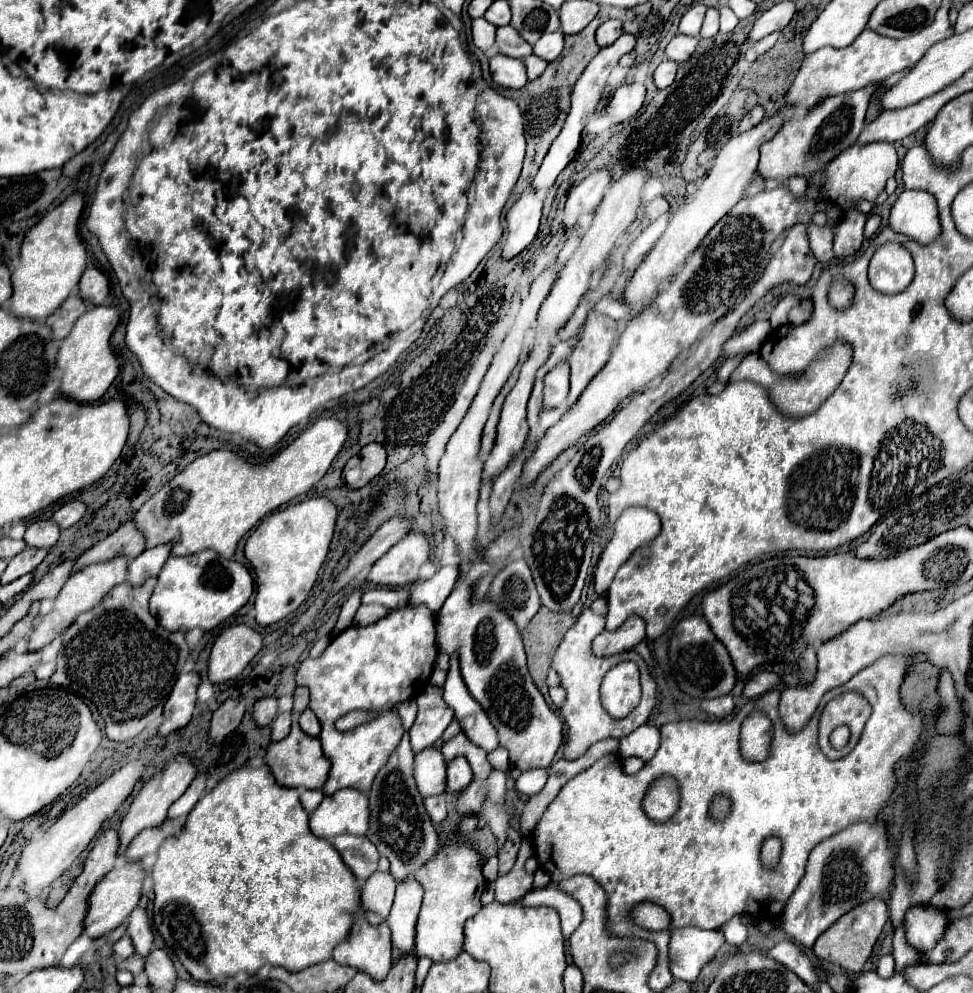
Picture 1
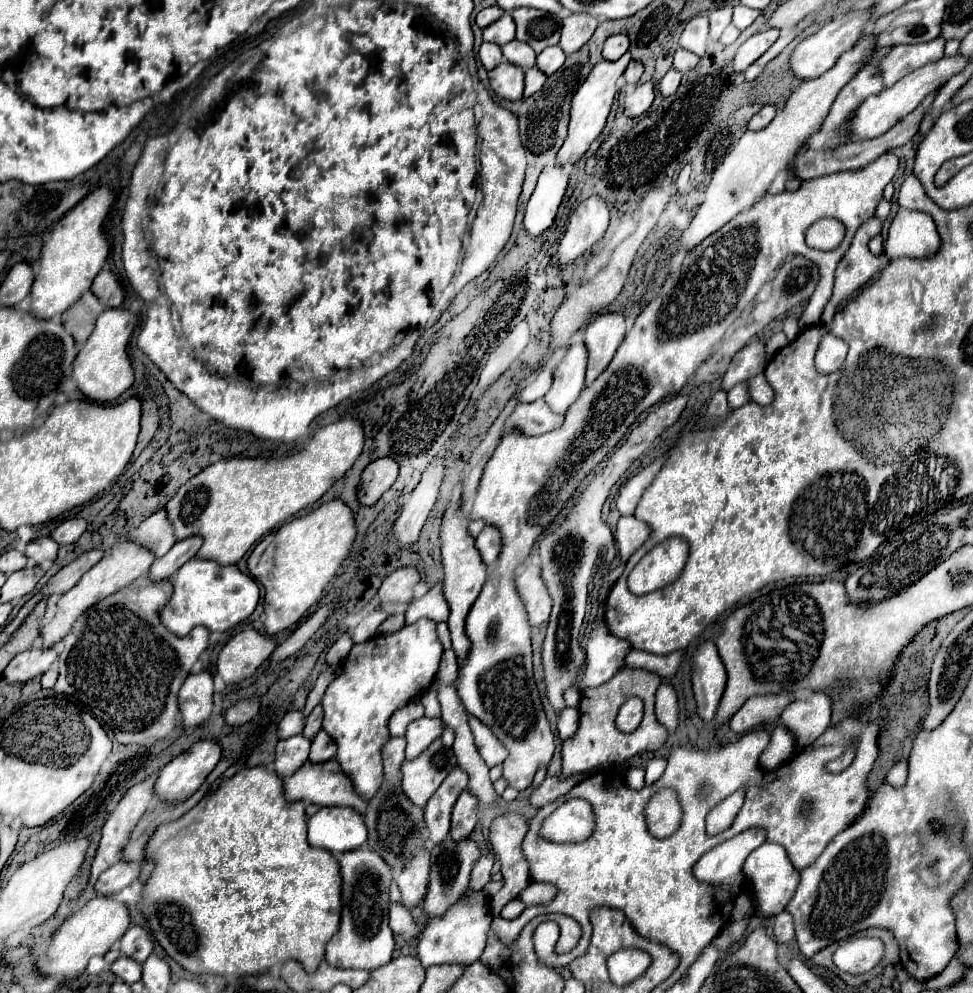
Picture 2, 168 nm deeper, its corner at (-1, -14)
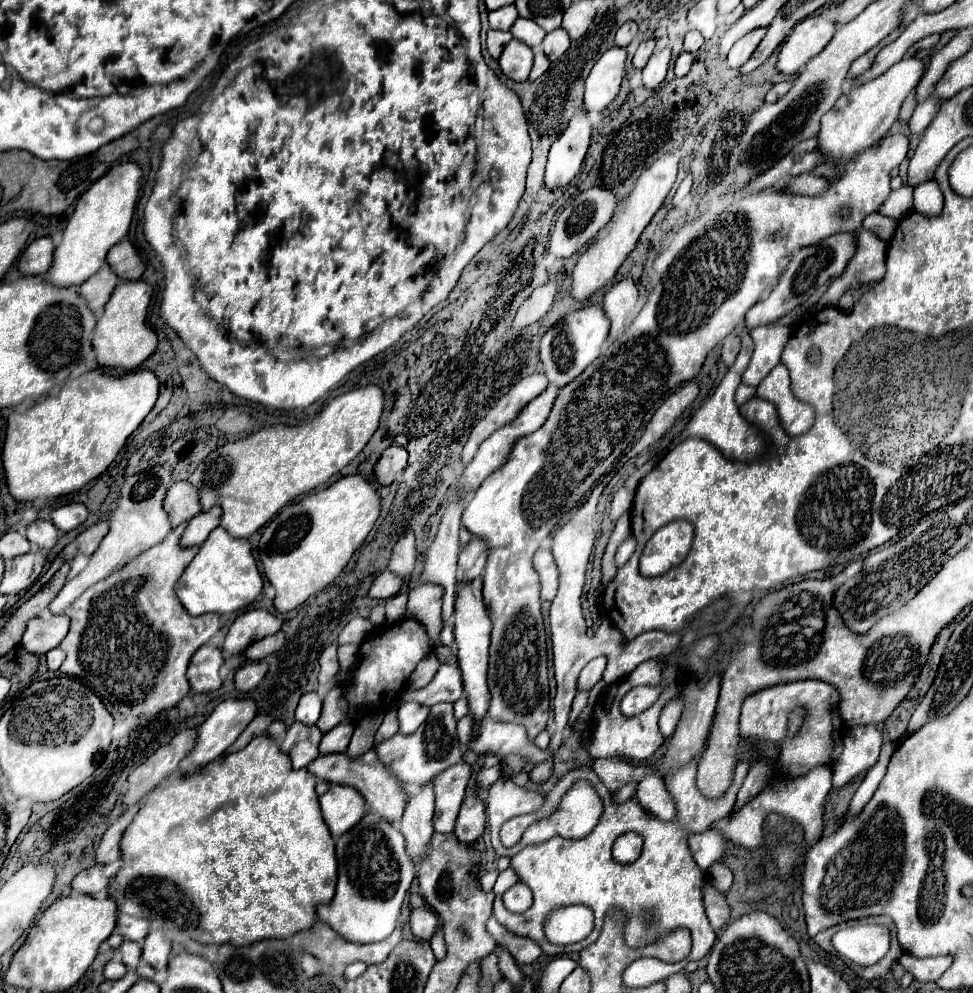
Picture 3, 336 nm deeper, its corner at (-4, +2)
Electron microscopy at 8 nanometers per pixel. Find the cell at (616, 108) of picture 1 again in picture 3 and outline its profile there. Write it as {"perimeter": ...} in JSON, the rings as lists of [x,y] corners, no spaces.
{"perimeter":[[[670,48],[656,52],[642,70],[642,86],[648,90],[658,88],[668,72],[668,62],[670,62]]]}

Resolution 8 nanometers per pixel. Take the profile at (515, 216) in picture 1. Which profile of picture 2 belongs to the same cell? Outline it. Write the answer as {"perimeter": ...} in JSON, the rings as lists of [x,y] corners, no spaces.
{"perimeter":[[[549,164],[547,168],[543,168],[537,188],[527,204],[523,220],[523,228],[531,236],[539,236],[551,226],[557,208],[565,196],[567,184],[569,184],[569,174],[563,166]]]}

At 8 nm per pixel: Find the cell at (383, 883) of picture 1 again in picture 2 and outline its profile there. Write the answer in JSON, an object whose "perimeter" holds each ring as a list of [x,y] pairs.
{"perimeter":[[[391,904],[391,912],[389,912],[389,924],[391,924],[391,930],[395,934],[399,934],[403,940],[411,942],[411,940],[417,940],[421,928],[415,924],[411,912],[405,908],[405,906],[399,906],[399,904]]]}

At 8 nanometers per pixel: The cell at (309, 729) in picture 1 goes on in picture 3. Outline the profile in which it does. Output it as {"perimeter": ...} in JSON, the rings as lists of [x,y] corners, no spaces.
{"perimeter":[[[342,722],[338,724],[338,728],[332,728],[330,732],[326,732],[322,736],[320,742],[320,754],[332,754],[332,752],[346,752],[350,736],[354,732],[354,724],[352,722]]]}

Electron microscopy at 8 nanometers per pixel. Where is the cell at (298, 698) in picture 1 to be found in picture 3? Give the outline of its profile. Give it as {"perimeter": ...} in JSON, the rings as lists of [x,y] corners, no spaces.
{"perimeter":[[[334,686],[332,690],[328,690],[328,694],[324,696],[324,706],[322,706],[322,716],[318,718],[318,728],[322,732],[332,730],[336,724],[340,724],[346,718],[348,712],[348,704],[344,698],[342,688]]]}

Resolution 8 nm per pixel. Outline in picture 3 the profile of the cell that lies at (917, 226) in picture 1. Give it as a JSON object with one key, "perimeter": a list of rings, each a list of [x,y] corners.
{"perimeter":[[[924,182],[924,184],[918,184],[914,188],[914,194],[912,194],[912,212],[918,212],[922,216],[938,216],[938,212],[942,210],[942,192],[938,188],[938,184],[934,182]]]}

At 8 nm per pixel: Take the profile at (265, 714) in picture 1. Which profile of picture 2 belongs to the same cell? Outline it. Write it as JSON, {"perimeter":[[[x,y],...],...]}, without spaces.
{"perimeter":[[[299,710],[287,712],[287,716],[279,722],[279,738],[291,738],[301,734],[305,728],[305,716]]]}

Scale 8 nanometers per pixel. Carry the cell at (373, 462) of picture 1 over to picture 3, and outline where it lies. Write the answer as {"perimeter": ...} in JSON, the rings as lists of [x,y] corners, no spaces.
{"perimeter":[[[398,446],[388,448],[388,450],[380,456],[378,464],[374,466],[376,482],[382,484],[382,486],[392,484],[394,474],[406,468],[406,460],[408,460],[408,452],[406,452],[406,448],[398,448]]]}

